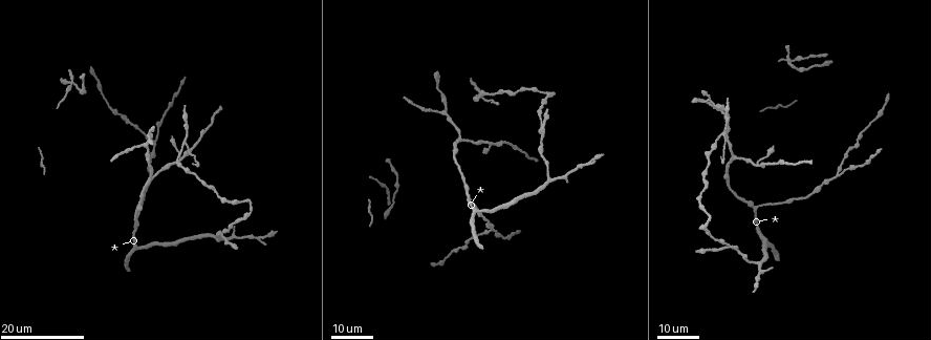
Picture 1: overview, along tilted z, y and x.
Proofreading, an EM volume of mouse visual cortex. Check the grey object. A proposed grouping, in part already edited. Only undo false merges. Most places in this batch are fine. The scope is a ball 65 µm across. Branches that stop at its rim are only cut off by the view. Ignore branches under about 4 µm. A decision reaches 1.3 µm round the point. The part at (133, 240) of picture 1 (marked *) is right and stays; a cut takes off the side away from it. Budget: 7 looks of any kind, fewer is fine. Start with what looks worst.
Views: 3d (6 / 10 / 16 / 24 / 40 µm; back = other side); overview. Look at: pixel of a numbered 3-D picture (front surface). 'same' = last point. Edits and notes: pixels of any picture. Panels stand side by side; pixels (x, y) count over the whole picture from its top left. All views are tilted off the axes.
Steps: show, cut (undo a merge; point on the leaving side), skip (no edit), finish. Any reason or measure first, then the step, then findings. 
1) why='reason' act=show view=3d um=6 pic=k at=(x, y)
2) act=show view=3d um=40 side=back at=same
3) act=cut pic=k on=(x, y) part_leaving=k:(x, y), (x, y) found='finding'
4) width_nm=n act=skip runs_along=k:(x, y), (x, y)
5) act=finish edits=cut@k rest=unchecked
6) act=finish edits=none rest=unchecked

why='three arms meet' act=show view=3d um=24 pic=1 at=(722, 136)

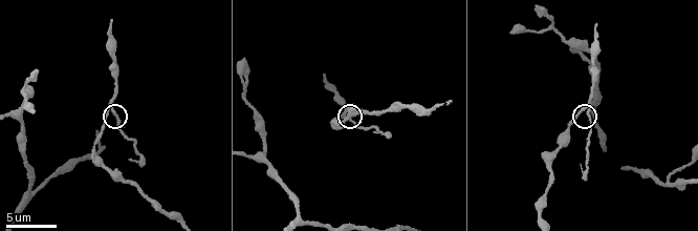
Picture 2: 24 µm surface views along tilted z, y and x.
act=show view=3d um=10 pic=2 at=(111, 110)

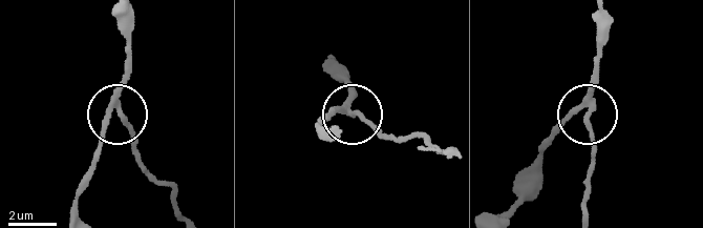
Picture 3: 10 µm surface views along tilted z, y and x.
arms=3 act=cut pic=3 on=(132, 127) part_leaving=3:(115, 103), (137, 158), (170, 192), (176, 212) found='a second cell is stuck on'

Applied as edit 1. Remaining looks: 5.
act=show view=overview

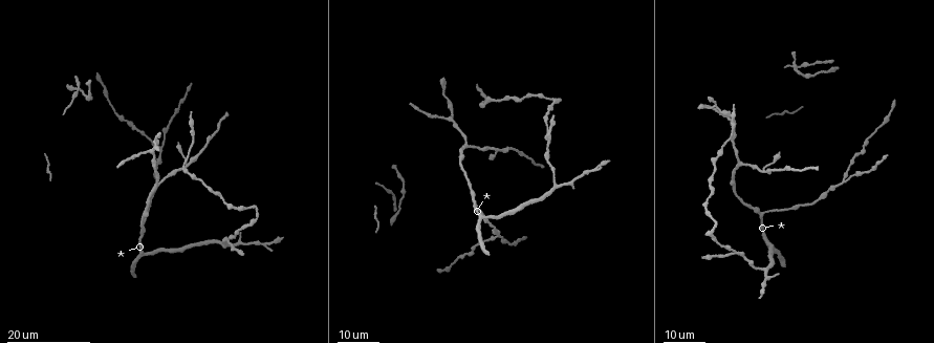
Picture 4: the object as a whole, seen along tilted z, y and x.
why='branch point' act=show view=3d um=24 pic=4 at=(760, 214)

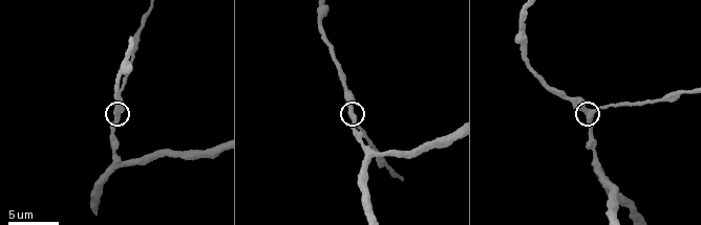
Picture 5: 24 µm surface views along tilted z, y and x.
act=show view=3d um=6 pic=5 at=(590, 112)

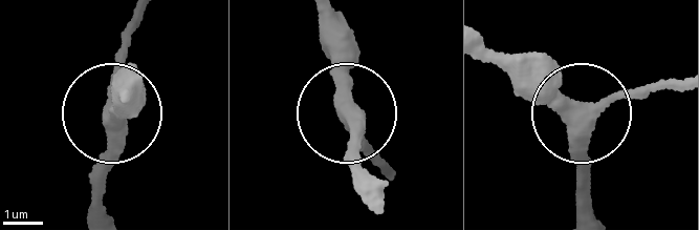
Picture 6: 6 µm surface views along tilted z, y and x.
width_nm=360 act=skip runs_along=6:(592, 208), (582, 111), (510, 63) found='one cell here'

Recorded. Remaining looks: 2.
why='three arms meet' act=show view=3d um=24 pic=4 at=(160, 148)

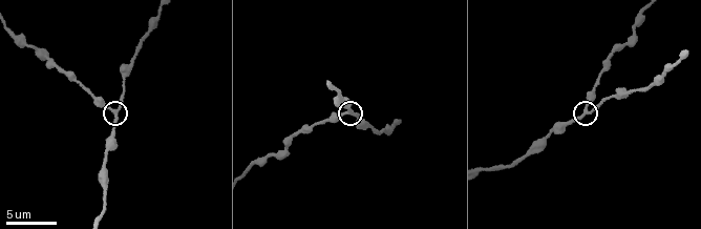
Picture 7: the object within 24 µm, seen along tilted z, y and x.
act=show view=3d um=10 pic=7 at=(115, 111)

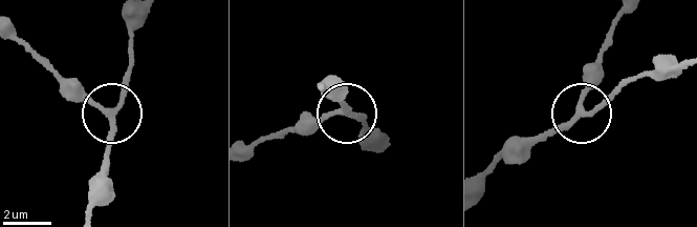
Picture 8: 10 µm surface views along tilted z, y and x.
act=skip runs_along=8:(86, 210), (131, 57) found='all the same cell'

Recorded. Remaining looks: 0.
act=finish edits=cut@3 rest=unchecked

